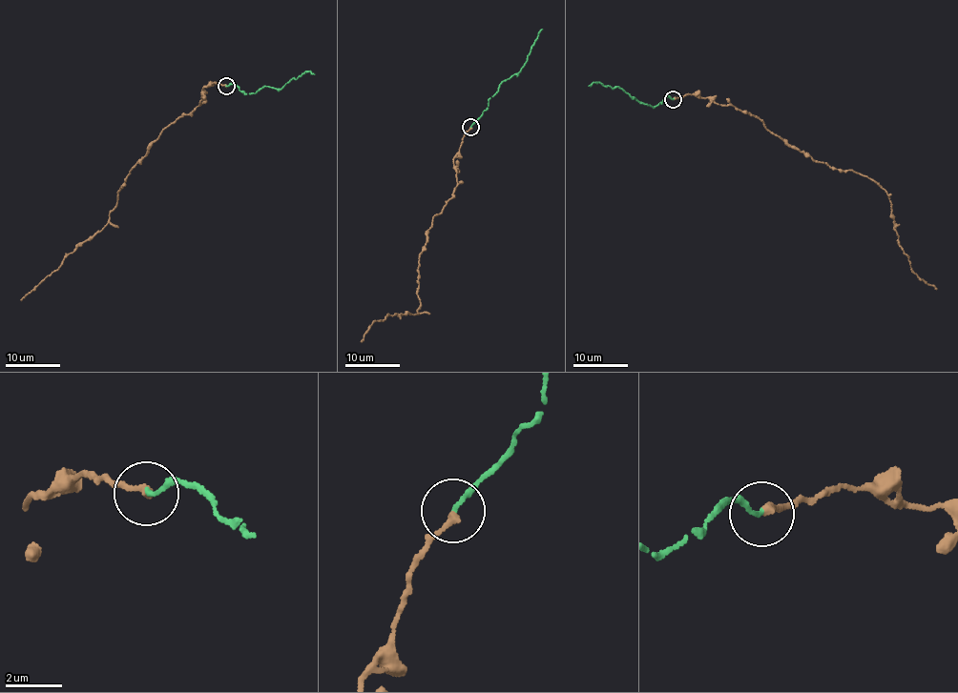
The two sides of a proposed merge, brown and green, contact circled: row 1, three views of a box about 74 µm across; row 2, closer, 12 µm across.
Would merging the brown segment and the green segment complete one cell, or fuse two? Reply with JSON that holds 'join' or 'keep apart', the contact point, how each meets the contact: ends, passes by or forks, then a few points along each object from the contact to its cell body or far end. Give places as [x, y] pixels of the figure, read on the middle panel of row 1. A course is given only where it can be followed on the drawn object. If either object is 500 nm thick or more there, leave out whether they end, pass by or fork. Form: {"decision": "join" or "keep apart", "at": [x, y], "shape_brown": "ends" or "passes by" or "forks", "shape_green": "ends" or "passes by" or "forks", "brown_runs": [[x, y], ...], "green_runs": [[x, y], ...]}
{"decision": "join", "at": [470, 127], "shape_brown": "ends", "shape_green": "ends", "brown_runs": [[471, 127], [453, 159], [453, 196], [434, 216], [419, 257], [419, 312], [389, 314], [372, 323], [361, 342]], "green_runs": [[471, 127], [487, 109], [489, 97], [498, 91], [499, 84], [524, 65], [542, 29]]}

